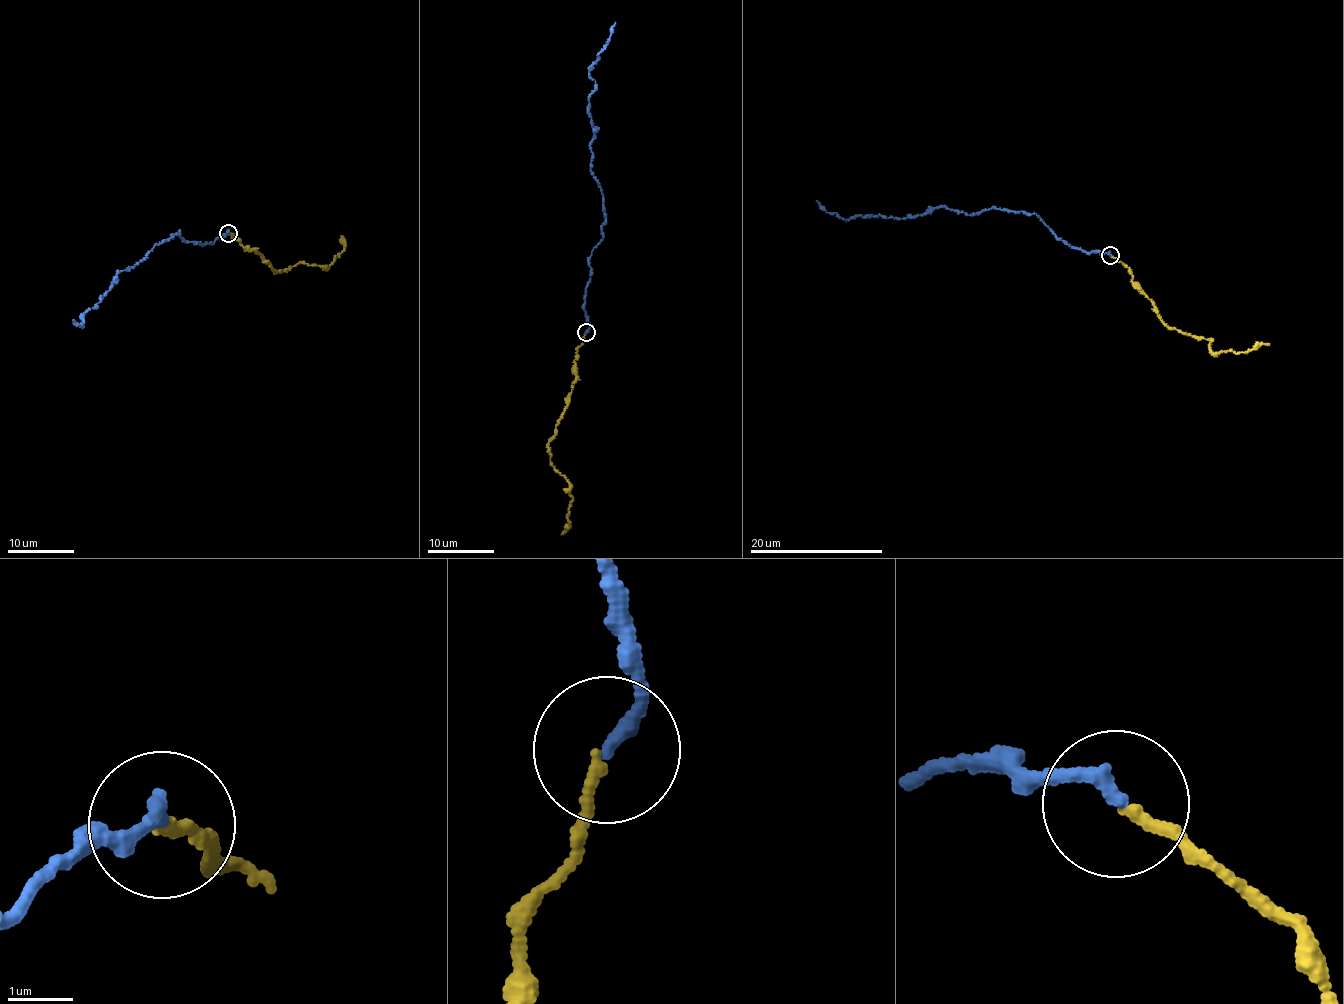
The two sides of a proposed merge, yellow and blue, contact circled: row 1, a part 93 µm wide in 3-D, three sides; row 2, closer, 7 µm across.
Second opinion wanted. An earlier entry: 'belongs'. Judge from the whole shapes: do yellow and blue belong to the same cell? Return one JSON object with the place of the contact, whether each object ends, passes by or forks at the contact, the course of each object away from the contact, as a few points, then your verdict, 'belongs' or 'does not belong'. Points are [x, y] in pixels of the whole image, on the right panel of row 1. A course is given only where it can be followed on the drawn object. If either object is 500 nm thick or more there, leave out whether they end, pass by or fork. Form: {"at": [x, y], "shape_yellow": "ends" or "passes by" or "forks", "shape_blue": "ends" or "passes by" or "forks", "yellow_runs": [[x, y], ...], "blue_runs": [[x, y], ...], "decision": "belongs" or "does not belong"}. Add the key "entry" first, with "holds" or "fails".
{"entry": "holds", "at": [1110, 255], "shape_yellow": "ends", "shape_blue": "ends", "yellow_runs": [[1110, 256], [1127, 266], [1133, 284], [1165, 324], [1210, 340], [1211, 352], [1251, 351], [1262, 344], [1269, 345]], "blue_runs": [[1110, 256], [1071, 248], [1020, 211], [942, 207], [905, 219], [844, 219], [816, 201]], "decision": "belongs"}

